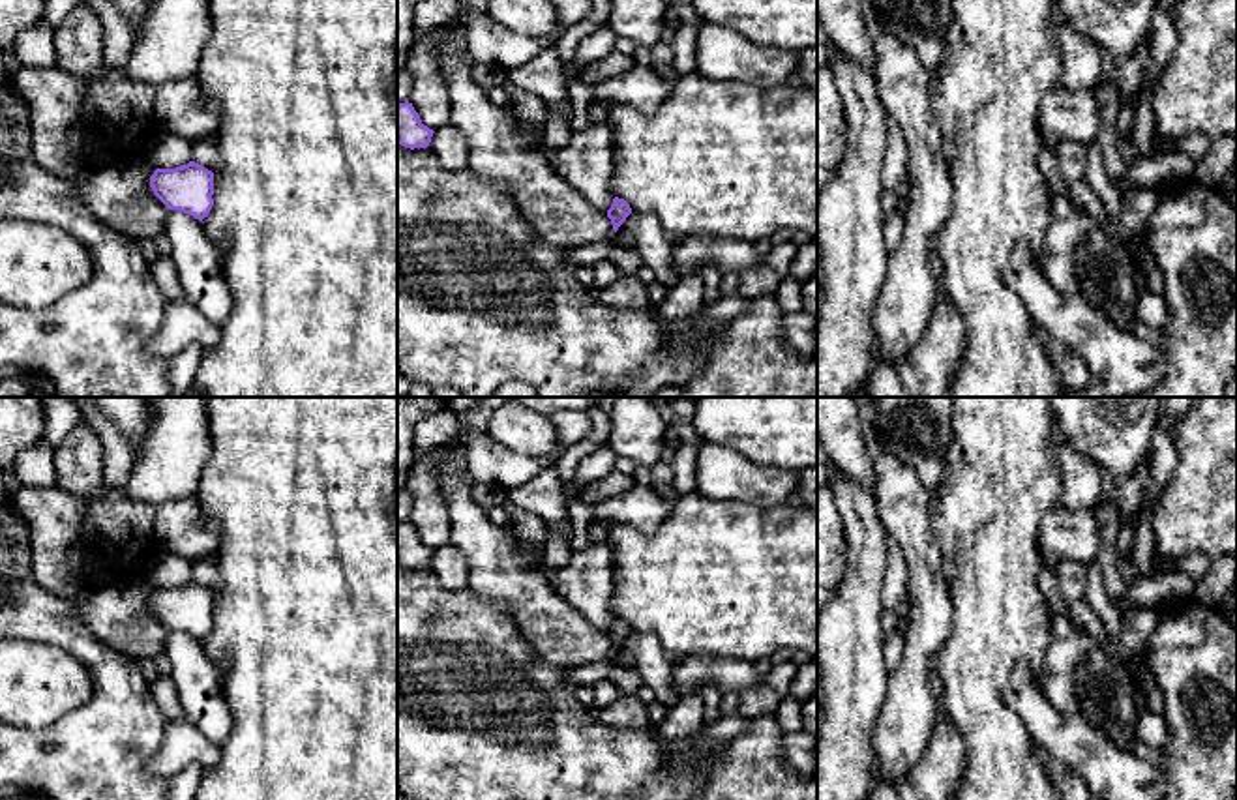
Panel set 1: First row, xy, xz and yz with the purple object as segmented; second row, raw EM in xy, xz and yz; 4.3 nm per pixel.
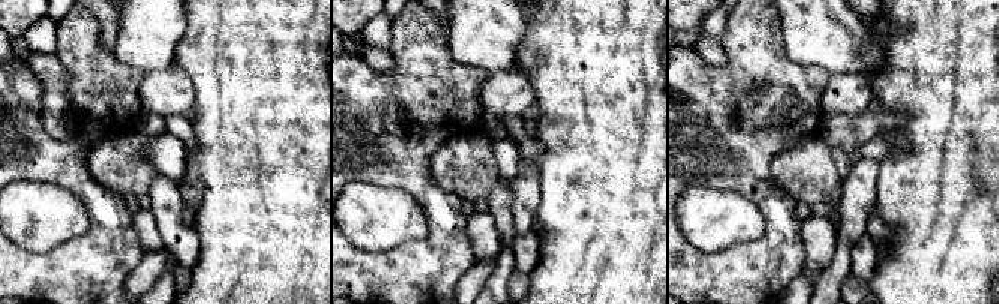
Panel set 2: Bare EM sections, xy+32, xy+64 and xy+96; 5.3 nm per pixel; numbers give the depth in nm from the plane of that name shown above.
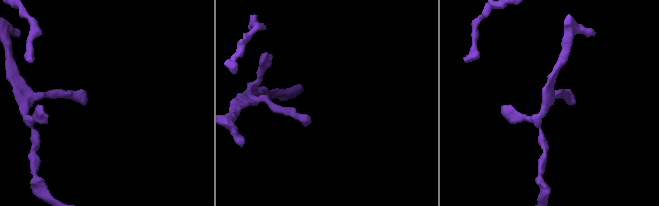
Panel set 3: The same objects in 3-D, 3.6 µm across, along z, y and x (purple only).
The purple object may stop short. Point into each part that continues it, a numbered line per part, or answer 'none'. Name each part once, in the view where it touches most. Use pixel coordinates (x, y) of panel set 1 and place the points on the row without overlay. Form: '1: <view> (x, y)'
none

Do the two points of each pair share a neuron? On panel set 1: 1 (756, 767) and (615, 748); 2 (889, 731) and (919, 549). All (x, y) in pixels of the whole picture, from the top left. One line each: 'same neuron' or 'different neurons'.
1: different neurons
2: same neuron

